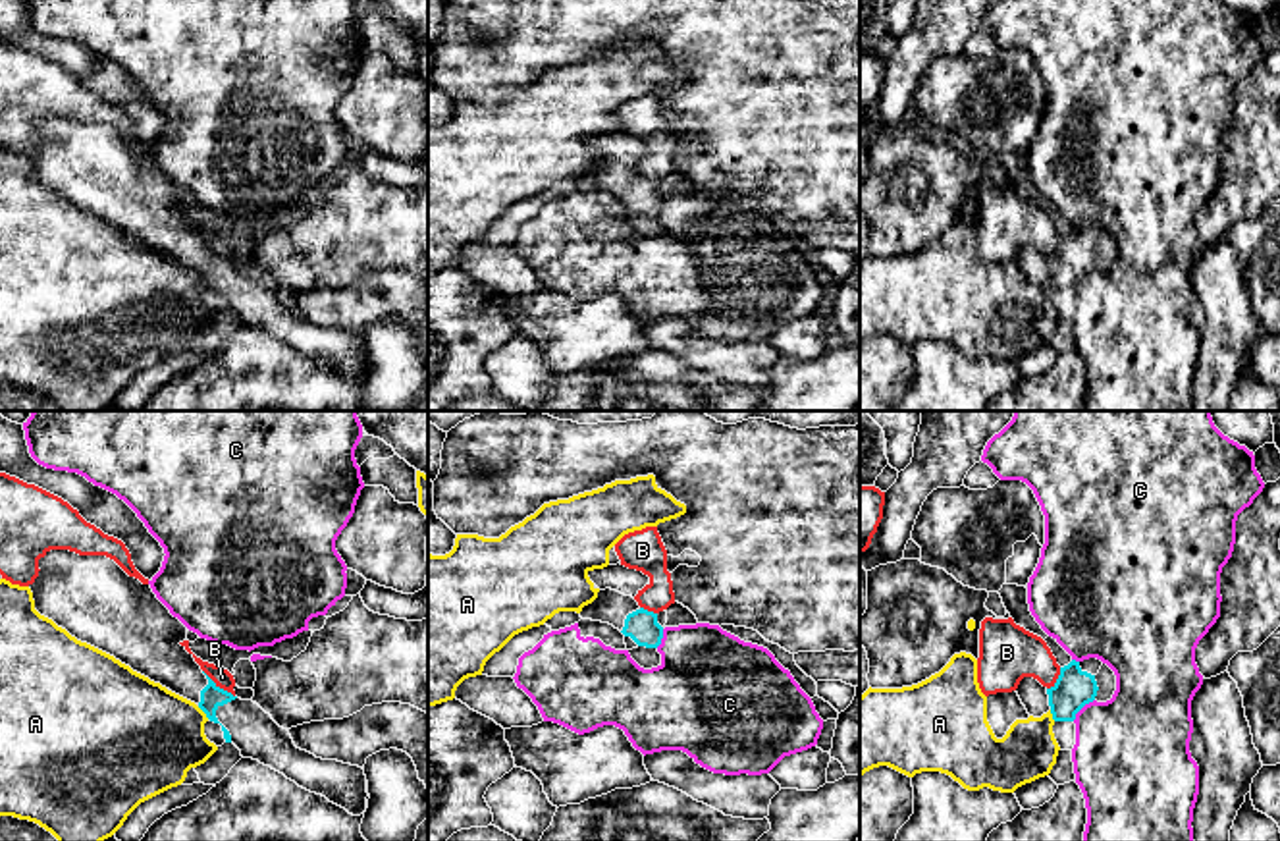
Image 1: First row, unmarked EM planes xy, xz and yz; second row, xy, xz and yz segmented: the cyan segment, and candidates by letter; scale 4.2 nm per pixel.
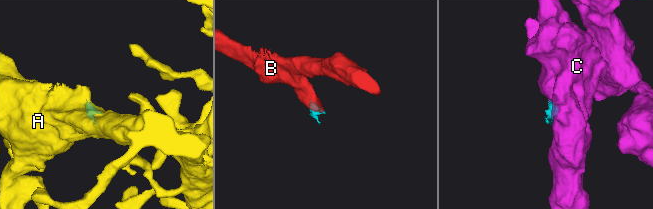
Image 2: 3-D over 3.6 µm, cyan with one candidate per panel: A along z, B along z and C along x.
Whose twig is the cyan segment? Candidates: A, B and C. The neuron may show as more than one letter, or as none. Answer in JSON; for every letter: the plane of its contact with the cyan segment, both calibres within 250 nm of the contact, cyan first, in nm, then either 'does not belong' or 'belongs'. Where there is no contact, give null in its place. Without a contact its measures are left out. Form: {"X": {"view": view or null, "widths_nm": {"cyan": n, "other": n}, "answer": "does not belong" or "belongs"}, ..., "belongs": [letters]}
{"A": {"view": "xy", "widths_nm": {"cyan": 100, "other": 420}, "answer": "does not belong"}, "B": {"view": "xy", "widths_nm": {"cyan": 100, "other": 80}, "answer": "does not belong"}, "C": {"view": "yz", "widths_nm": {"cyan": 160, "other": 420}, "answer": "does not belong"}, "belongs": []}

